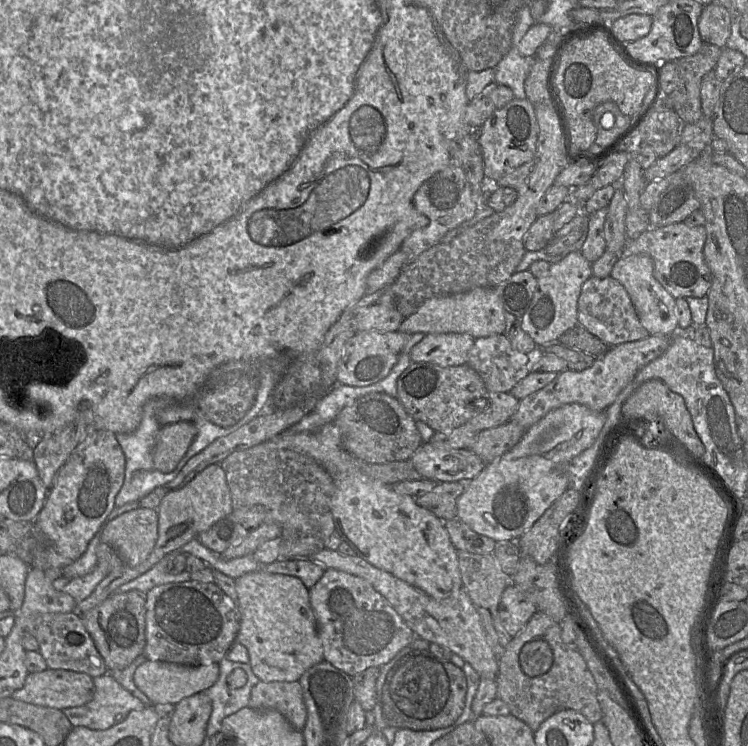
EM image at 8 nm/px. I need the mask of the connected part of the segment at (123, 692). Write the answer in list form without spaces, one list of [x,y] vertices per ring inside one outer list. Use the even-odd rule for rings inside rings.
[[[138,656],[131,664],[121,670],[93,678],[95,693],[93,699],[79,707],[62,710],[73,727],[84,726],[92,730],[106,730],[122,722],[131,711],[143,710],[145,705],[152,706],[151,700],[134,683],[134,673],[147,658]]]

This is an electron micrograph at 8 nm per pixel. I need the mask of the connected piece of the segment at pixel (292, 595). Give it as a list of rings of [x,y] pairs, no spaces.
[[[259,568],[236,578],[235,588],[239,599],[239,612],[241,613],[236,641],[247,649],[249,665],[260,681],[299,681],[305,671],[324,660],[317,621],[309,599],[309,590],[301,579],[286,574],[268,573]]]

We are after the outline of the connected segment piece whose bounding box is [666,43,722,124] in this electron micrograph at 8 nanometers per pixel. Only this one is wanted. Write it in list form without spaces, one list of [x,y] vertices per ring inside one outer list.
[[[703,43],[698,52],[674,61],[679,72],[679,86],[670,94],[670,106],[683,124],[703,117],[700,89],[702,78],[716,67],[722,48]]]

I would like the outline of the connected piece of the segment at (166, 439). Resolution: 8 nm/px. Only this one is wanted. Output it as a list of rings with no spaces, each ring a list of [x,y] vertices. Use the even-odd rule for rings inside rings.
[[[180,421],[162,426],[157,434],[153,450],[155,468],[163,473],[175,470],[196,434],[196,426],[190,421]]]

